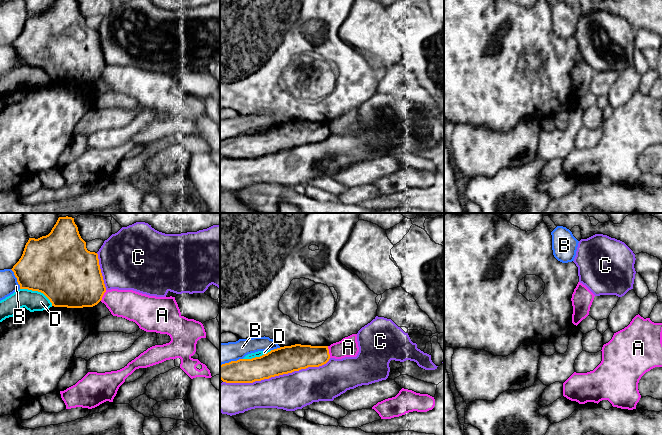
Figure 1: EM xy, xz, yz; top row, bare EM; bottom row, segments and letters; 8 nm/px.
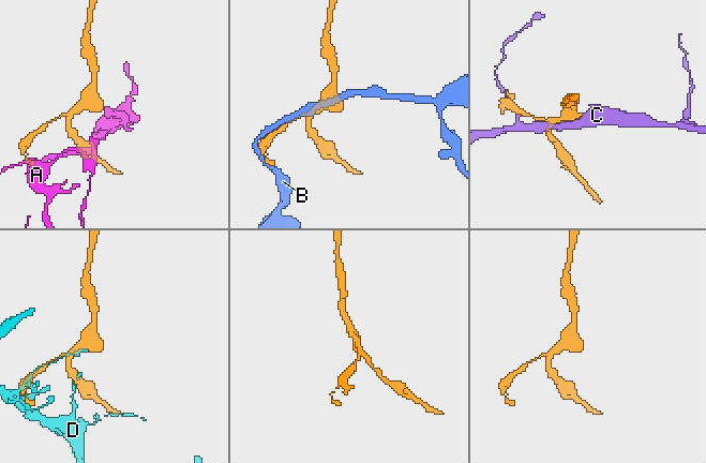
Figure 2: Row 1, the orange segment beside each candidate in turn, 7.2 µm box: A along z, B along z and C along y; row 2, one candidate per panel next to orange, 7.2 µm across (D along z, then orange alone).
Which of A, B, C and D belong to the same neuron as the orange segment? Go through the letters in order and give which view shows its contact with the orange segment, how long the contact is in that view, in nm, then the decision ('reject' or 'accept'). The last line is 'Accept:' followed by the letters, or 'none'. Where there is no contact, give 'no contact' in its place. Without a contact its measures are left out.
A: contact in xz; length 100 nm; reject
B: contact in xy; length 180 nm; reject
C: contact in xz; length 900 nm; reject
D: contact in xy; length 300 nm; reject
Accept: none

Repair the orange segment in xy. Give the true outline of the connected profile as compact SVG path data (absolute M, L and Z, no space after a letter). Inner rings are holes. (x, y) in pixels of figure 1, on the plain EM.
M55 0L48 11L29 14L21 34L11 46L20 65L43 69L54 83L93 83L106 68L98 30L87 26L76 0Z

